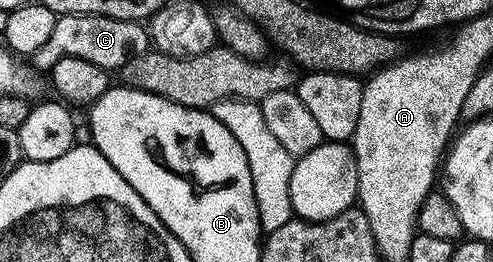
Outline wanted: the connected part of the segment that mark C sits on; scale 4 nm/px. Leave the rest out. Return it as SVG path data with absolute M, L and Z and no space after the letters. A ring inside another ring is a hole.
M60 16L53 26L53 34L49 34L49 42L29 57L29 64L36 73L47 74L61 58L85 58L85 62L93 62L93 66L122 70L125 62L145 54L151 47L148 29L140 21L104 16Z

